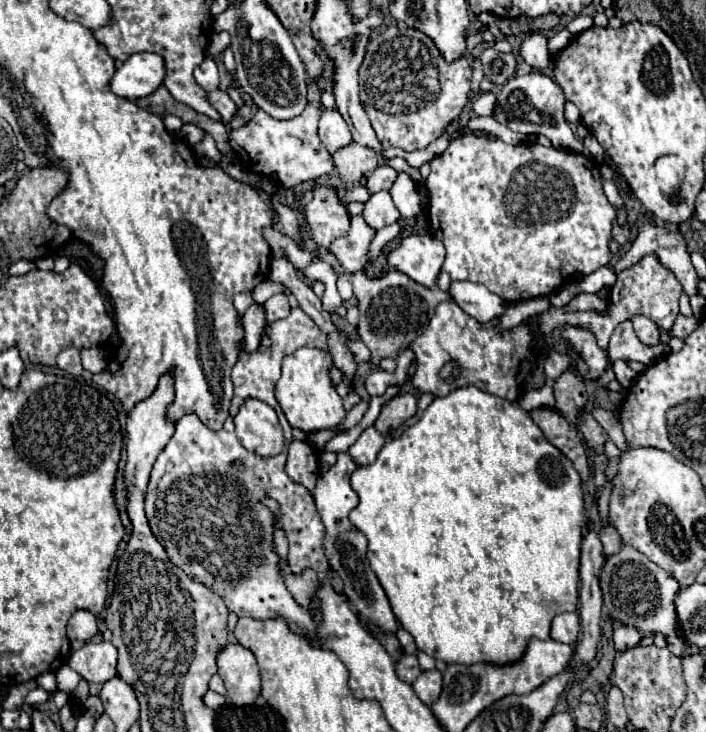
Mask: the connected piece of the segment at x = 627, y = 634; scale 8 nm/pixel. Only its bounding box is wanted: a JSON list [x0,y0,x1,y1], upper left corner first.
[613,627,641,651]

